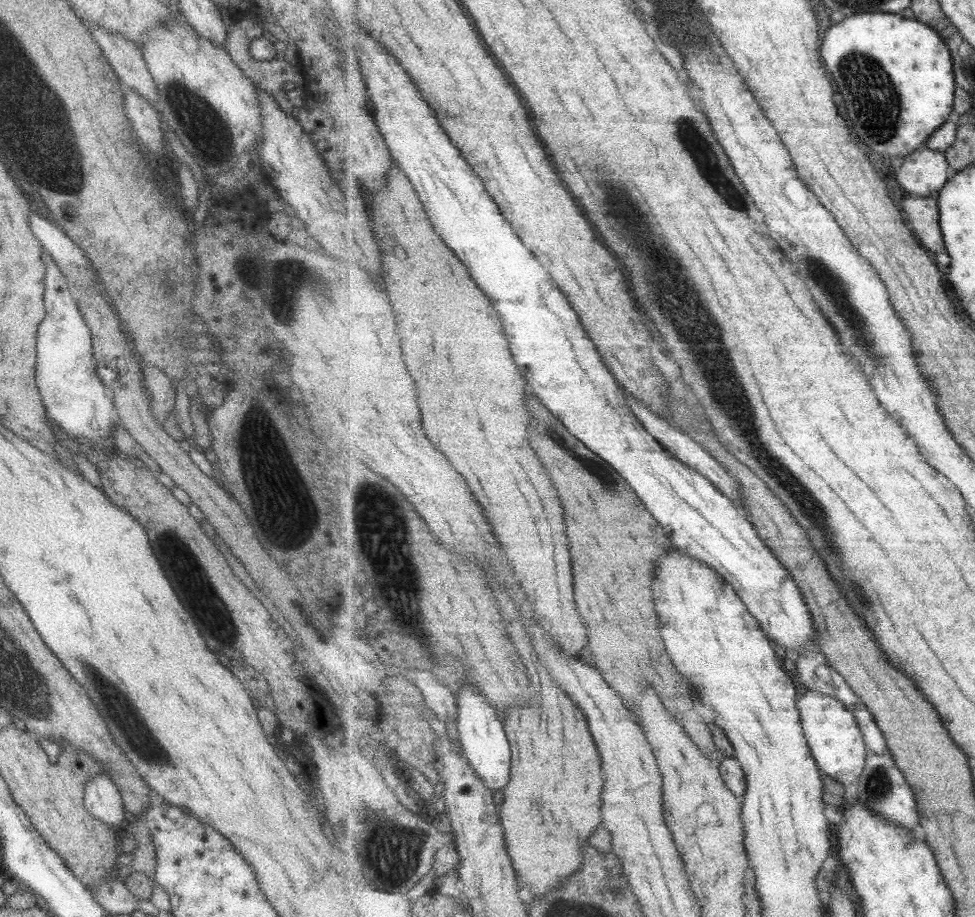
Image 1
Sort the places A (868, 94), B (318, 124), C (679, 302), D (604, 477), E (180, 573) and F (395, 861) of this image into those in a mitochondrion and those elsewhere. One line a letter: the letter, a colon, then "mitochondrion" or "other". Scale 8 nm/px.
A: mitochondrion
B: other
C: mitochondrion
D: mitochondrion
E: mitochondrion
F: mitochondrion

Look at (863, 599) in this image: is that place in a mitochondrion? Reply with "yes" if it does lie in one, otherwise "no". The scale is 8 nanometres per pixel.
yes

